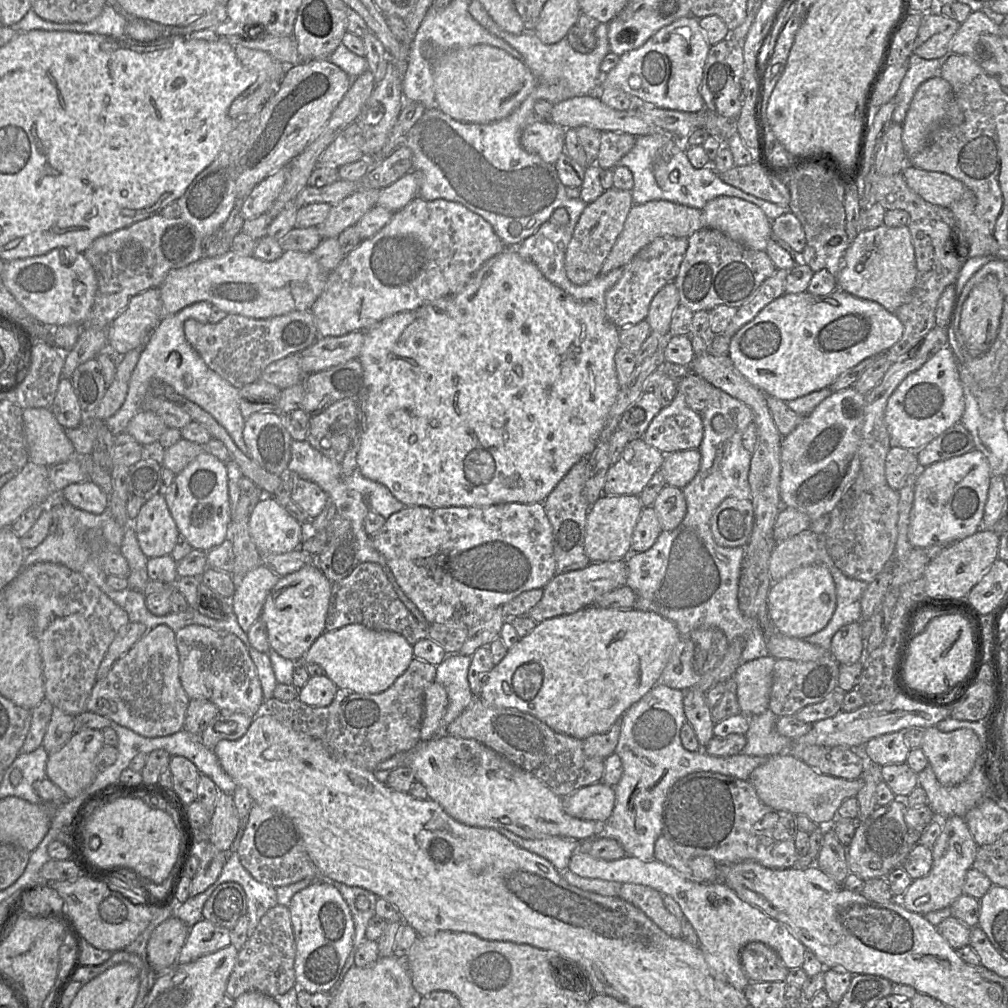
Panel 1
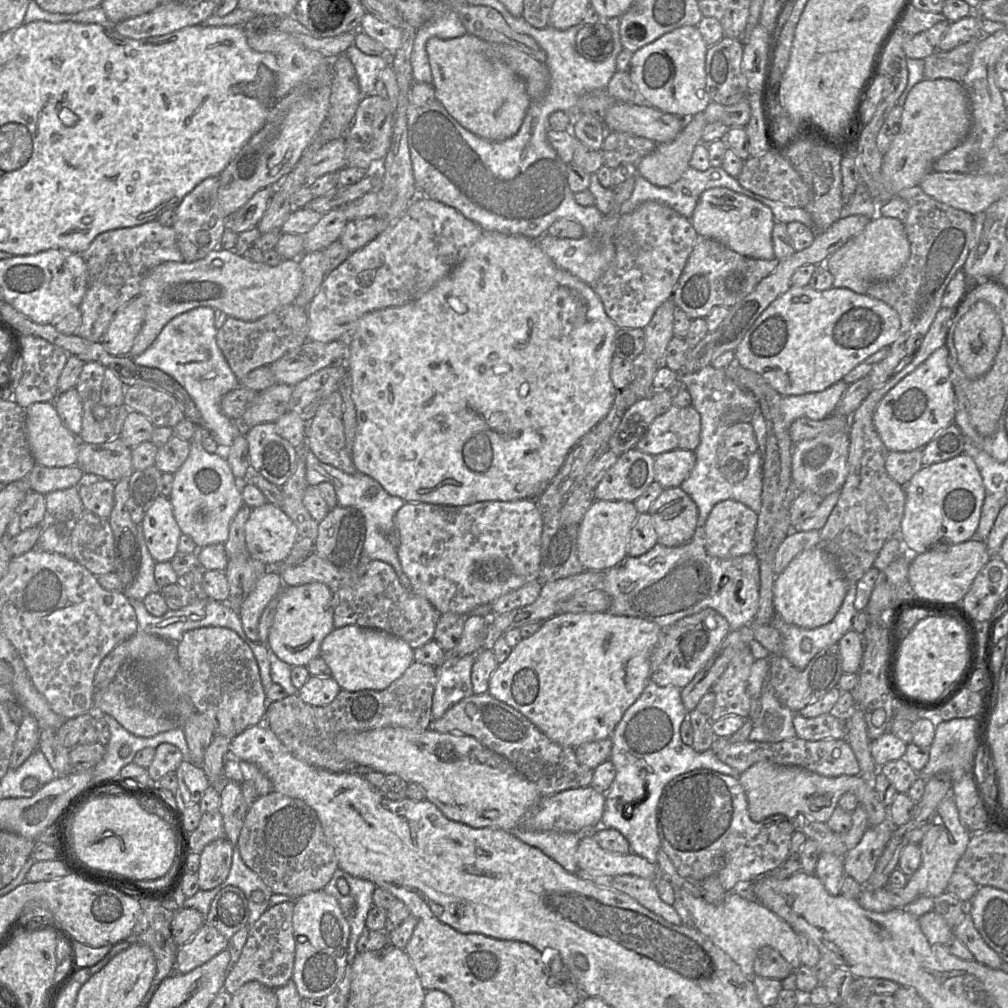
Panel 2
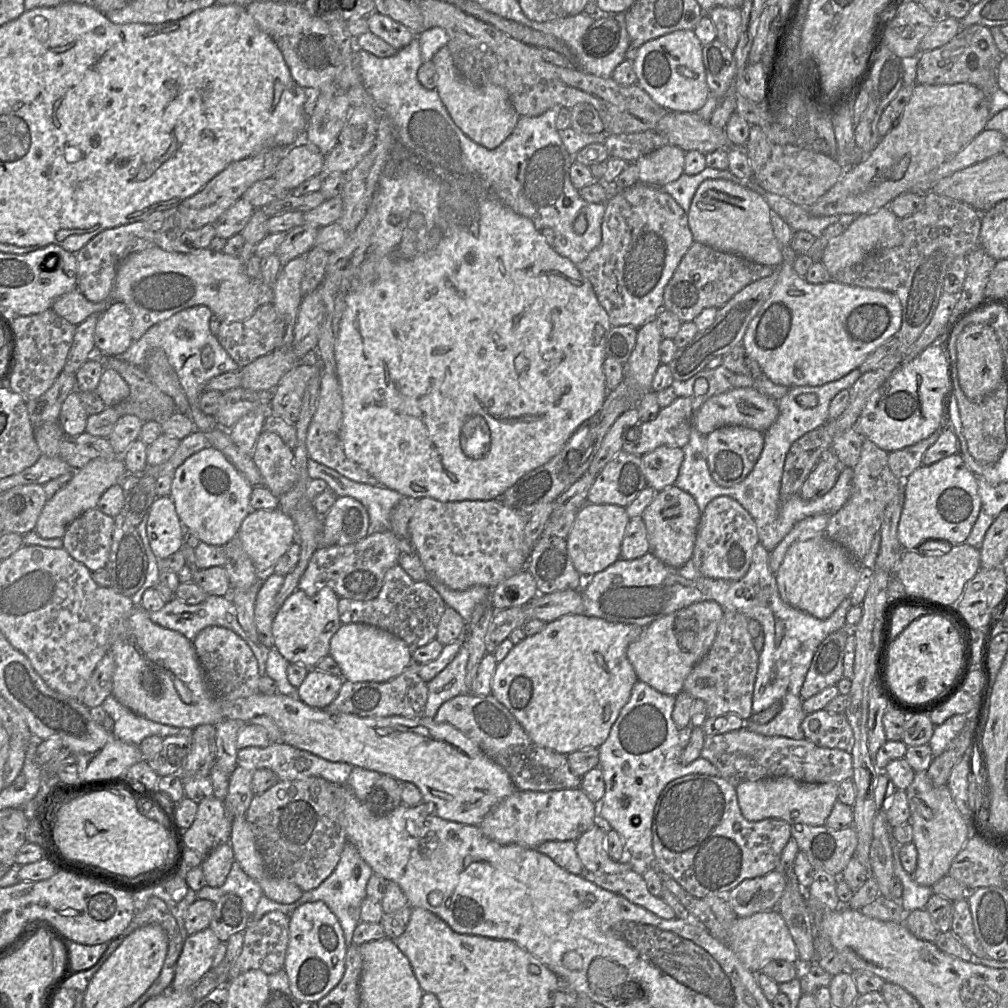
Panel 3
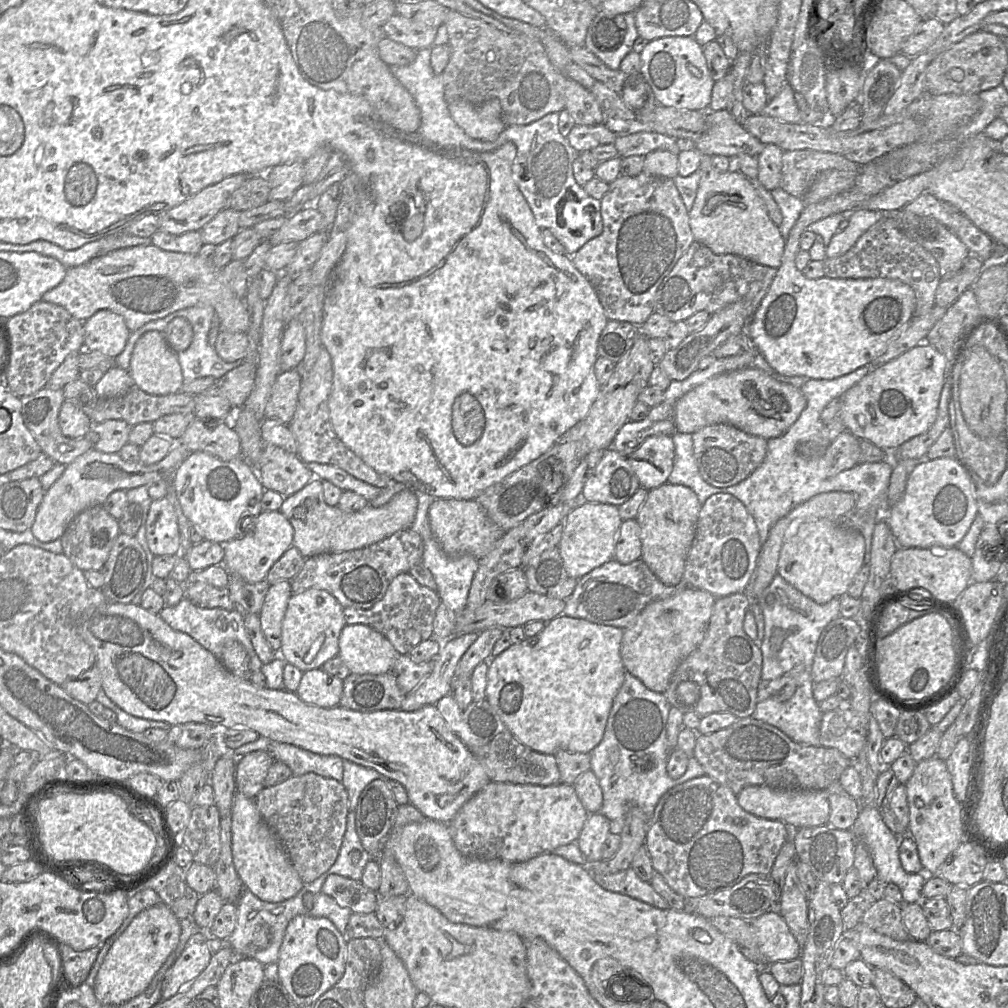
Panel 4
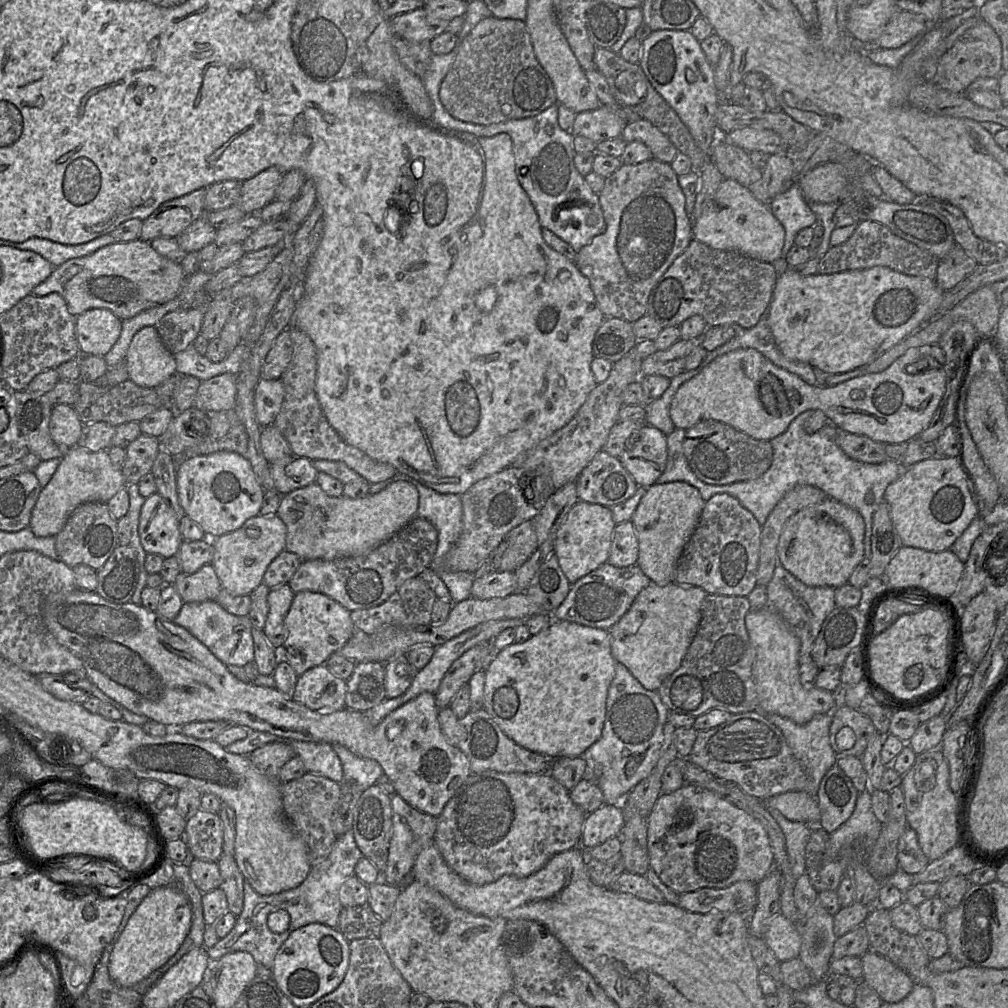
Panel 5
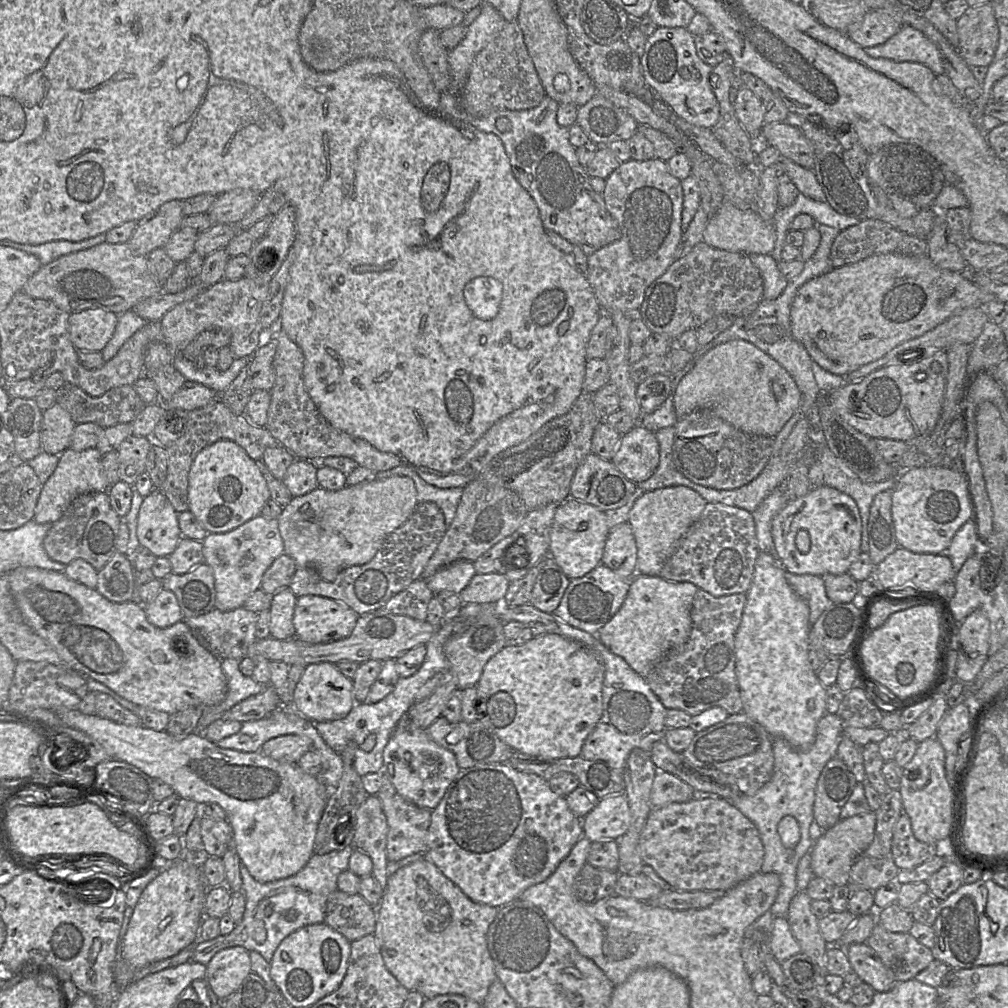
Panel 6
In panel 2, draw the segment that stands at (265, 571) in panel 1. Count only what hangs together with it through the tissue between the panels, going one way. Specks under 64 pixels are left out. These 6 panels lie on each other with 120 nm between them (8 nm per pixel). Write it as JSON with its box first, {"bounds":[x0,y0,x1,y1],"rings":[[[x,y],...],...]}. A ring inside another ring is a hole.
{"bounds":[238,569,284,643],"rings":[[[269,569],[257,581],[254,589],[238,609],[243,630],[246,636],[253,642],[259,643],[258,625],[260,617],[267,604],[284,587],[277,569]]]}

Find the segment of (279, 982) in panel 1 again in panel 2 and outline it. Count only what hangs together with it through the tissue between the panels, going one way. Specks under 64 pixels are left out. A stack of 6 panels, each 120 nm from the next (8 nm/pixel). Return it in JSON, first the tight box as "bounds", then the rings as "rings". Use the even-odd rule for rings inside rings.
{"bounds":[223,900,295,995],"rings":[[[294,900],[270,906],[248,931],[246,943],[237,963],[229,969],[223,989],[233,995],[250,981],[275,989],[285,985],[291,978],[295,958],[295,937],[292,916]]]}

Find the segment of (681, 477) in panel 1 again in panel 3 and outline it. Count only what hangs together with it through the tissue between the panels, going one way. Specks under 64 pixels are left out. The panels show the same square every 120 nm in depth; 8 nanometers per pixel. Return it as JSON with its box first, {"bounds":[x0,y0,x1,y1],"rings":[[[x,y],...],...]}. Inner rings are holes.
{"bounds":[641,445,684,492],"rings":[[[662,445],[641,456],[647,485],[656,492],[674,485],[684,460],[682,448]]]}

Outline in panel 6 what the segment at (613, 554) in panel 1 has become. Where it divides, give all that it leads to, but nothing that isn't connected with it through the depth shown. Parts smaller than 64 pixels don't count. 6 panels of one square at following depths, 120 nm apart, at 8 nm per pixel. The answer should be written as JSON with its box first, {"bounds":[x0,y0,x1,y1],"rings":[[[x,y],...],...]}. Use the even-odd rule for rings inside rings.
{"bounds":[549,497,609,579],"rings":[[[569,497],[556,509],[550,531],[549,555],[568,579],[583,577],[602,564],[601,560],[609,532],[604,511]]]}

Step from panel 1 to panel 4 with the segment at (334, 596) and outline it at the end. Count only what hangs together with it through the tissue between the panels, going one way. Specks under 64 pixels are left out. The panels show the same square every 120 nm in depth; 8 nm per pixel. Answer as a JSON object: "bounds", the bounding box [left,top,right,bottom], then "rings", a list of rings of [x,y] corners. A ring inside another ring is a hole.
{"bounds":[346,573,441,655],"rings":[[[408,573],[396,576],[390,583],[384,597],[368,609],[346,607],[346,624],[367,625],[384,635],[401,655],[407,655],[423,641],[433,636],[433,622],[441,600],[436,591],[420,585]]]}

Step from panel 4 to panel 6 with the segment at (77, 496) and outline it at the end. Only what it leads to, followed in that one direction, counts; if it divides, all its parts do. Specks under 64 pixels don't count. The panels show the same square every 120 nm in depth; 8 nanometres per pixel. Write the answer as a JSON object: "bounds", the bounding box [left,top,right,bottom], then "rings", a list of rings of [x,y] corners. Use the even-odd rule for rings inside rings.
{"bounds":[33,448,109,524],"rings":[[[67,448],[59,455],[59,462],[52,475],[42,485],[33,520],[39,524],[54,523],[60,519],[71,502],[79,495],[90,492],[107,492],[109,483],[102,469],[103,455],[96,448],[75,451]]]}

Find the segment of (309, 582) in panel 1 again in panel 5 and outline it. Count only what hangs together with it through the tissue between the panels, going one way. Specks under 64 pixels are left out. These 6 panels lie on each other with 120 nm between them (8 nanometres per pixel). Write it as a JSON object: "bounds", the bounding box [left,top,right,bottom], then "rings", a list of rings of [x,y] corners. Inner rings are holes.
{"bounds":[282,591,356,677],"rings":[[[310,591],[295,594],[285,619],[286,641],[282,658],[292,666],[298,677],[315,666],[326,664],[351,639],[356,629],[350,613],[324,594]]]}

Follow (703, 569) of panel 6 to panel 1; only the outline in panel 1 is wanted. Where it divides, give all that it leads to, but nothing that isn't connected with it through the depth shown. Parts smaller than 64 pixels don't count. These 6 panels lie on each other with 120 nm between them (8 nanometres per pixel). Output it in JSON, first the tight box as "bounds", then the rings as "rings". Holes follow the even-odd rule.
{"bounds":[710,498,754,547],"rings":[[[725,498],[713,512],[710,527],[722,547],[746,547],[754,526],[754,509],[749,499]]]}

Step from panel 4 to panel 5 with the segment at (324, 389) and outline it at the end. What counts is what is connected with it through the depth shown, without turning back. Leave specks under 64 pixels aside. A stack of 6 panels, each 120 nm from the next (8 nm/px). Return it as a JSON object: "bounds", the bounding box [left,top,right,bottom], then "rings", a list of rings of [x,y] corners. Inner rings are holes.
{"bounds":[273,326,396,484],"rings":[[[289,326],[293,343],[292,361],[280,380],[285,396],[273,425],[289,443],[296,457],[310,461],[330,460],[345,463],[370,484],[386,481],[396,475],[396,469],[387,463],[378,462],[363,451],[347,444],[327,421],[316,394],[317,350],[310,337],[296,327]]]}

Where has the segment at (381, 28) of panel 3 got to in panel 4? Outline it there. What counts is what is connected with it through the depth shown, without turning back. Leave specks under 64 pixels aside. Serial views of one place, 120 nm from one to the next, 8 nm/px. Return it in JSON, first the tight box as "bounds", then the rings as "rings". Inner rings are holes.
{"bounds":[381,14,437,50],"rings":[[[394,14],[383,25],[381,32],[395,42],[419,50],[433,45],[437,28]]]}

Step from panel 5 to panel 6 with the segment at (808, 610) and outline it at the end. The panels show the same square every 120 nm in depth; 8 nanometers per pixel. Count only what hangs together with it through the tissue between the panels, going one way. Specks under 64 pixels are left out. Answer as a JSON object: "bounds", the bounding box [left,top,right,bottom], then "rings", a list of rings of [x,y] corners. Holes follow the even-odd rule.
{"bounds":[785,571,833,627],"rings":[[[785,571],[785,579],[793,591],[807,602],[811,627],[822,612],[833,604],[826,595],[823,579],[816,575],[796,575],[787,571]]]}

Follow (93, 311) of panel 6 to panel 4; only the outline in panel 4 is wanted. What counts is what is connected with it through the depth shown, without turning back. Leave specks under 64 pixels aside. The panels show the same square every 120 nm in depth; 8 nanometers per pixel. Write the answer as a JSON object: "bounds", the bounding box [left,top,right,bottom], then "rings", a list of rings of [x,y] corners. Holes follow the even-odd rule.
{"bounds":[83,309,130,359],"rings":[[[102,309],[83,322],[84,348],[112,359],[119,355],[130,336],[125,319],[115,311]]]}

